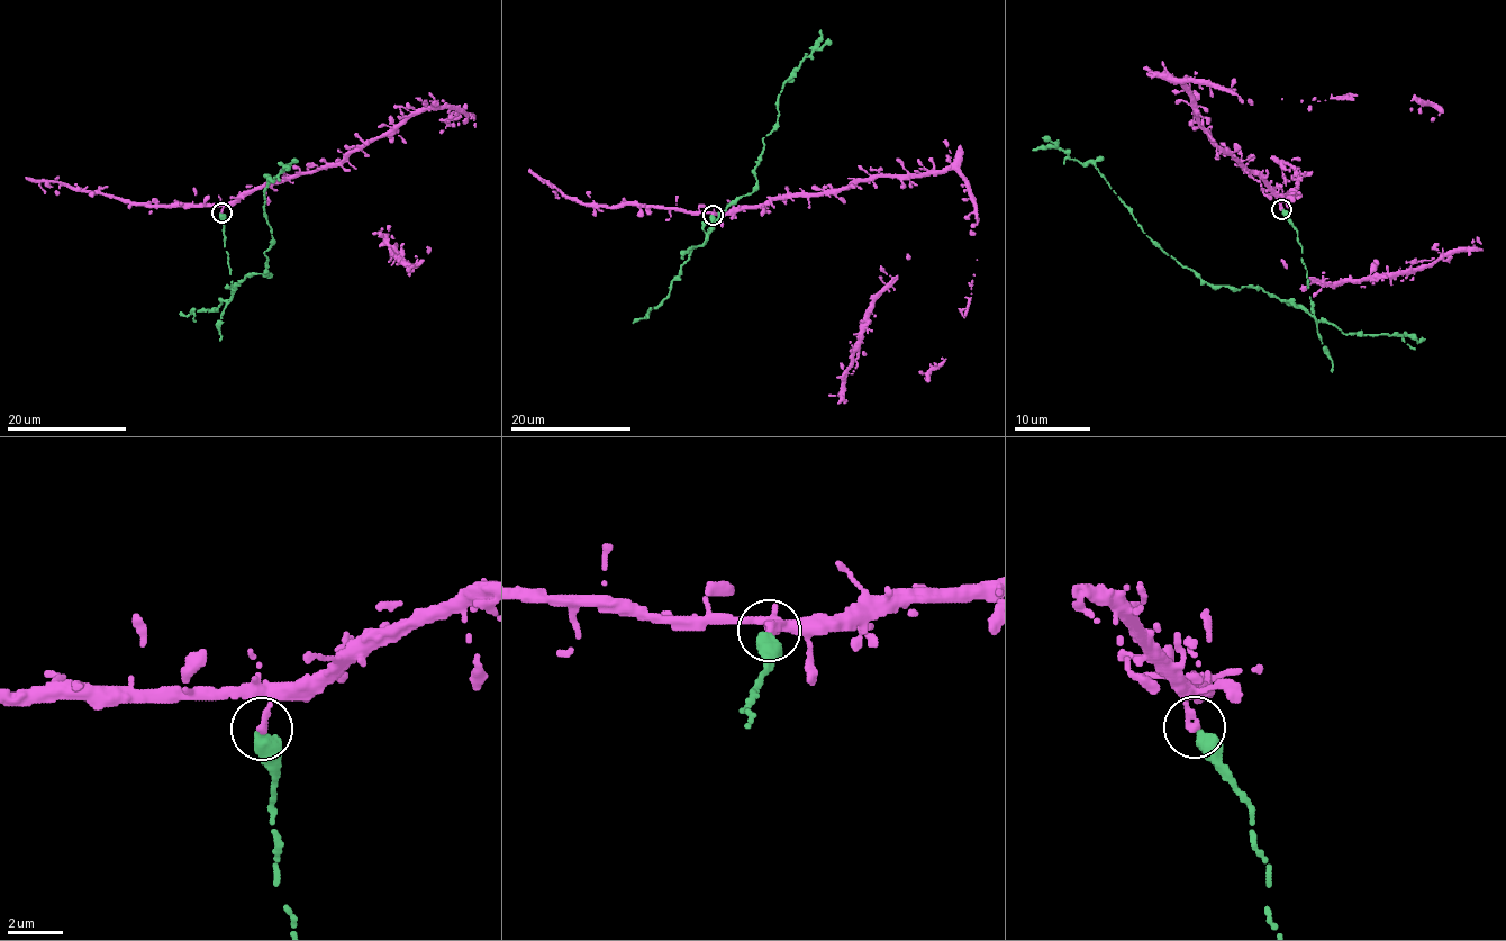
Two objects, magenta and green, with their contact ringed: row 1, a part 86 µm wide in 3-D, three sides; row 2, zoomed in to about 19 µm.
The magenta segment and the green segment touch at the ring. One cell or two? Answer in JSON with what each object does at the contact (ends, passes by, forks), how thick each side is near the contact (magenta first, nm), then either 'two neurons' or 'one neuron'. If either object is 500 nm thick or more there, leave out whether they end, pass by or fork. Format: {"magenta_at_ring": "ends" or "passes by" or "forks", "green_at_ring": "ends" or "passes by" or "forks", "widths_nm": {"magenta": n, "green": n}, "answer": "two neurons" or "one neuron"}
{"magenta_at_ring": "ends", "green_at_ring": "ends", "widths_nm": {"magenta": 300, "green": 440}, "answer": "two neurons"}

